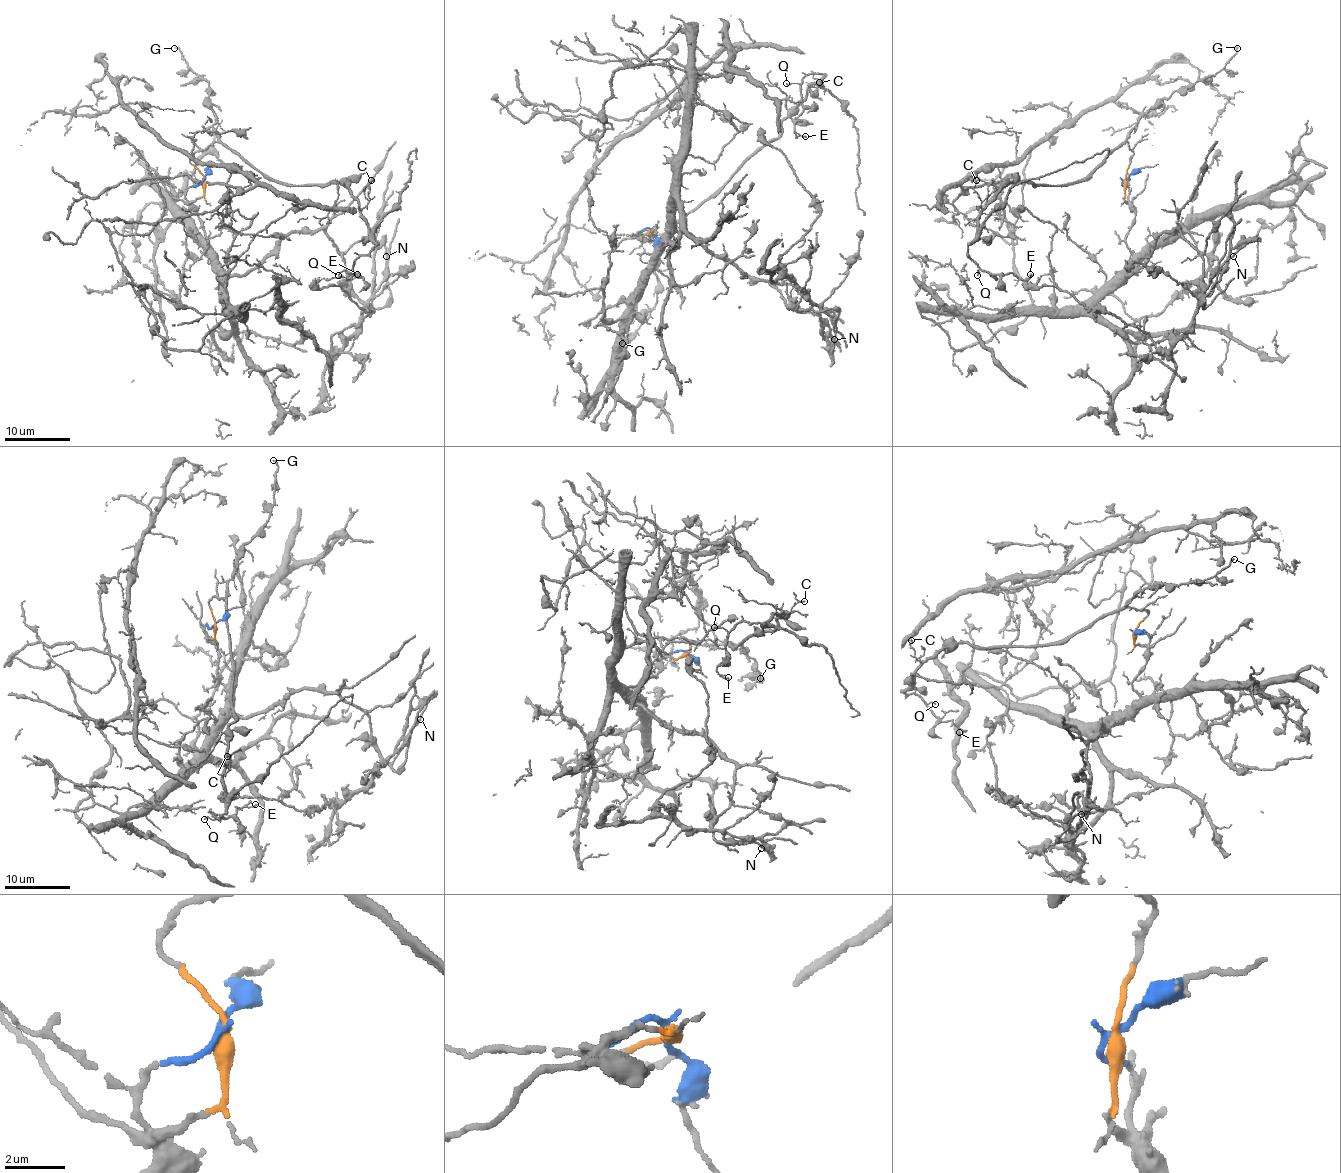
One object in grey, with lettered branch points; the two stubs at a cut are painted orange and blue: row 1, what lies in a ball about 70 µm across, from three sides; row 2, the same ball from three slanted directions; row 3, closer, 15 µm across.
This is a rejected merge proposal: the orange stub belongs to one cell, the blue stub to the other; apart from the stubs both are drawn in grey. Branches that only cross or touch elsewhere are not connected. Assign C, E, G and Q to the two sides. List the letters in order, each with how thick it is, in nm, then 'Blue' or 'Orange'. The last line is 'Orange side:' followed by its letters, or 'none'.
C: Thickness 140 nm. Orange
E: Thickness 130 nm. Orange
G: Thickness 220 nm. Orange
Q: Thickness 120 nm. Orange
Orange side: C, E, G, Q

